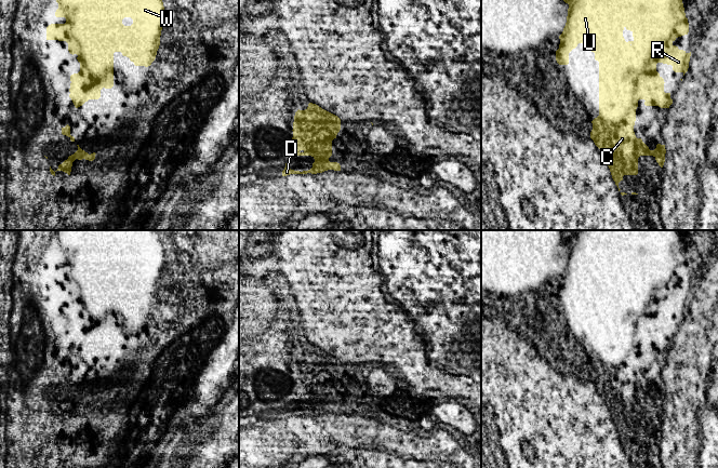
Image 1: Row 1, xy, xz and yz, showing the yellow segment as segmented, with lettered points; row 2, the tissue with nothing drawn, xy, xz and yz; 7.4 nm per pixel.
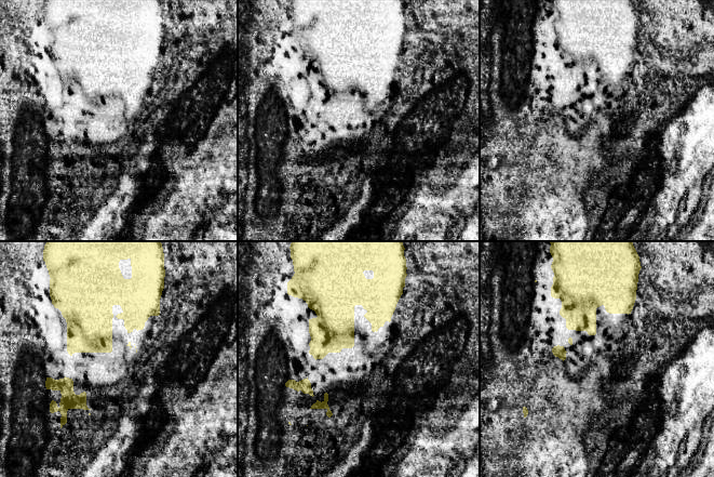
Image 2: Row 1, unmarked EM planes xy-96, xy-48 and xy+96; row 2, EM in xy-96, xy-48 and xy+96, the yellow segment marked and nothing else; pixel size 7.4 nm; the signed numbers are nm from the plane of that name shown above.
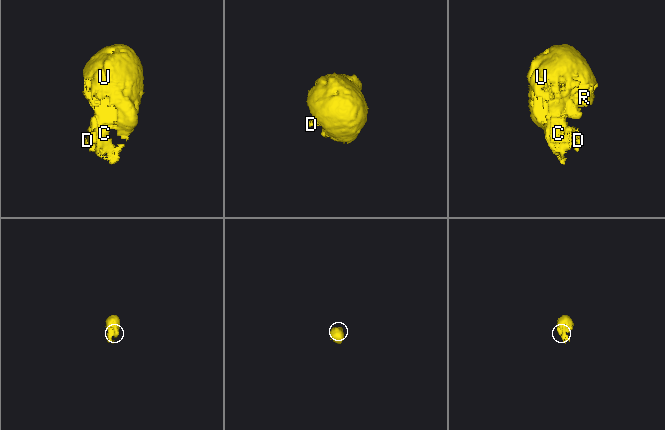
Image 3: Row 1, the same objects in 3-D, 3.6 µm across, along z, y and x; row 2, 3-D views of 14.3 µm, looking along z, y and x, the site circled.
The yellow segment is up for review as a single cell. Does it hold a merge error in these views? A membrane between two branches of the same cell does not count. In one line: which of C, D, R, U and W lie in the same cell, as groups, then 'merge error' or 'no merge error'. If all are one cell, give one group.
C D R U W | no merge error

